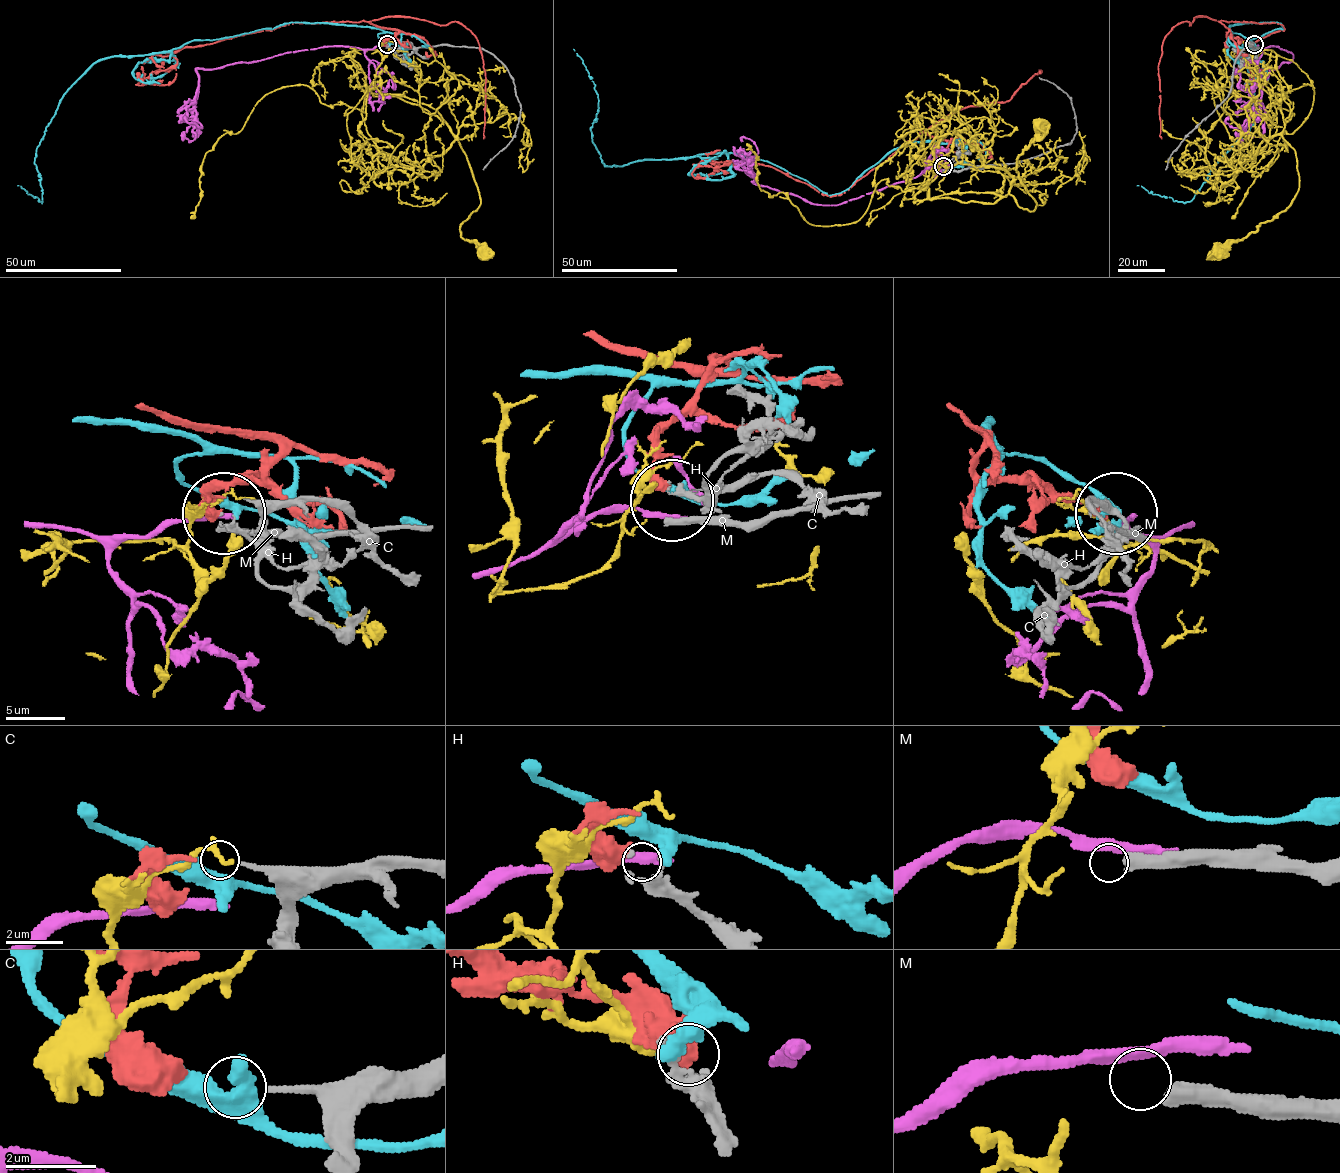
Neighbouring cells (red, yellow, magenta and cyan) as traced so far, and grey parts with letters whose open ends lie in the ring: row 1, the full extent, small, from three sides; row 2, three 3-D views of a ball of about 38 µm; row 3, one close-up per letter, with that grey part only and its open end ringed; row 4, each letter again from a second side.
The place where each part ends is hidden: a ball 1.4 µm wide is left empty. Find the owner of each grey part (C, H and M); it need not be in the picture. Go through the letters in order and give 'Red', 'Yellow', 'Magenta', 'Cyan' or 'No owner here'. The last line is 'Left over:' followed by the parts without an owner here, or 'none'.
C: No owner here
H: Red
M: No owner here
Left over: C, M

